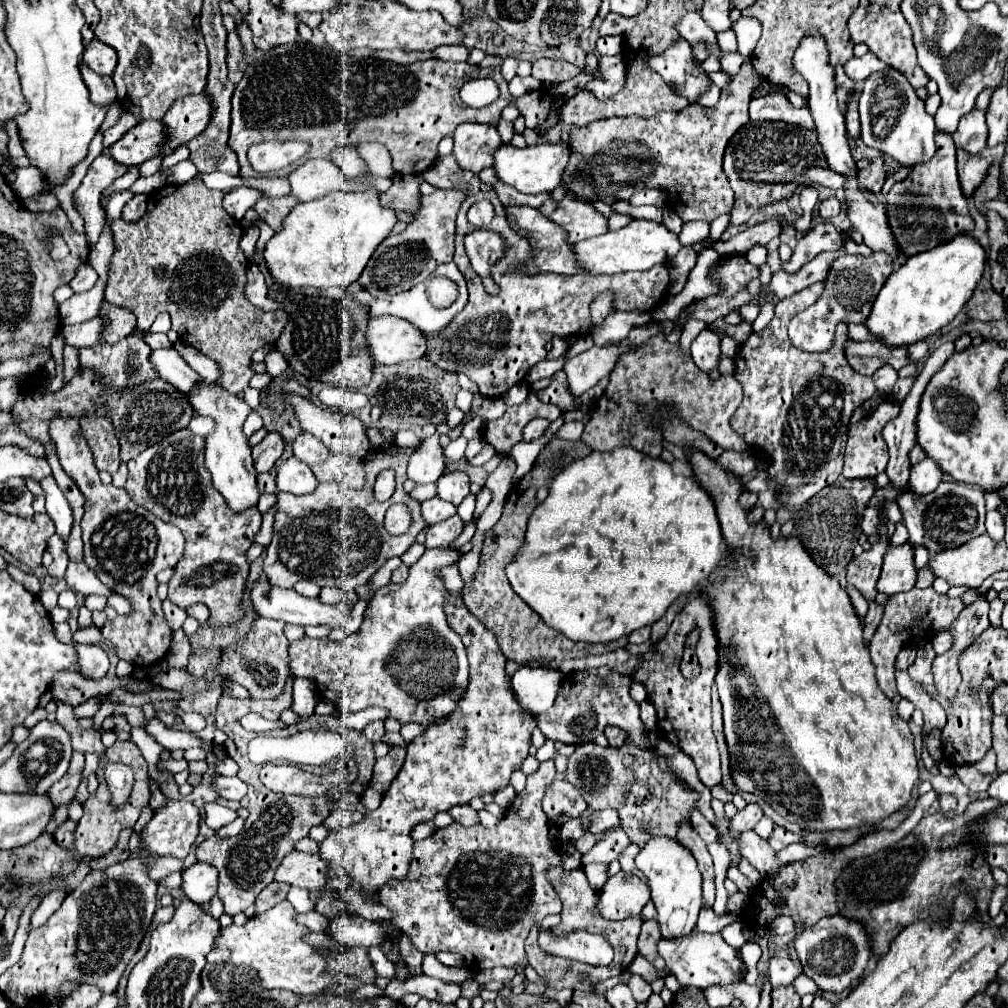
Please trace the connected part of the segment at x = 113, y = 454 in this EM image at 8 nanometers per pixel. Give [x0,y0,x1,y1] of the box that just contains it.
[81,416,121,472]

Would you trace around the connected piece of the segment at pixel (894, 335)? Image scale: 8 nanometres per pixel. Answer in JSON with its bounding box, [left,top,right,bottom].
[865,234,985,346]

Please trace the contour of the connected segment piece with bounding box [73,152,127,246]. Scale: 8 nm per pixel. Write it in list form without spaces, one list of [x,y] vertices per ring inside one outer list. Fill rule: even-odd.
[[[103,152],[93,160],[93,164],[89,166],[87,176],[83,178],[81,186],[73,194],[73,198],[77,200],[81,216],[85,218],[87,242],[91,246],[97,244],[99,234],[101,234],[101,226],[103,226],[103,212],[99,208],[99,196],[119,176],[123,176],[125,170],[127,170],[127,166],[115,162],[107,152]]]

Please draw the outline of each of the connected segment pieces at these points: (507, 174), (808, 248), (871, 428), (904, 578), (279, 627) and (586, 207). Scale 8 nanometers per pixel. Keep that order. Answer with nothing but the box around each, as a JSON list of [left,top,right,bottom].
[[493,144,571,194],[783,222,843,274],[843,398,899,478],[877,542,917,594],[219,618,289,700],[549,196,609,242]]

